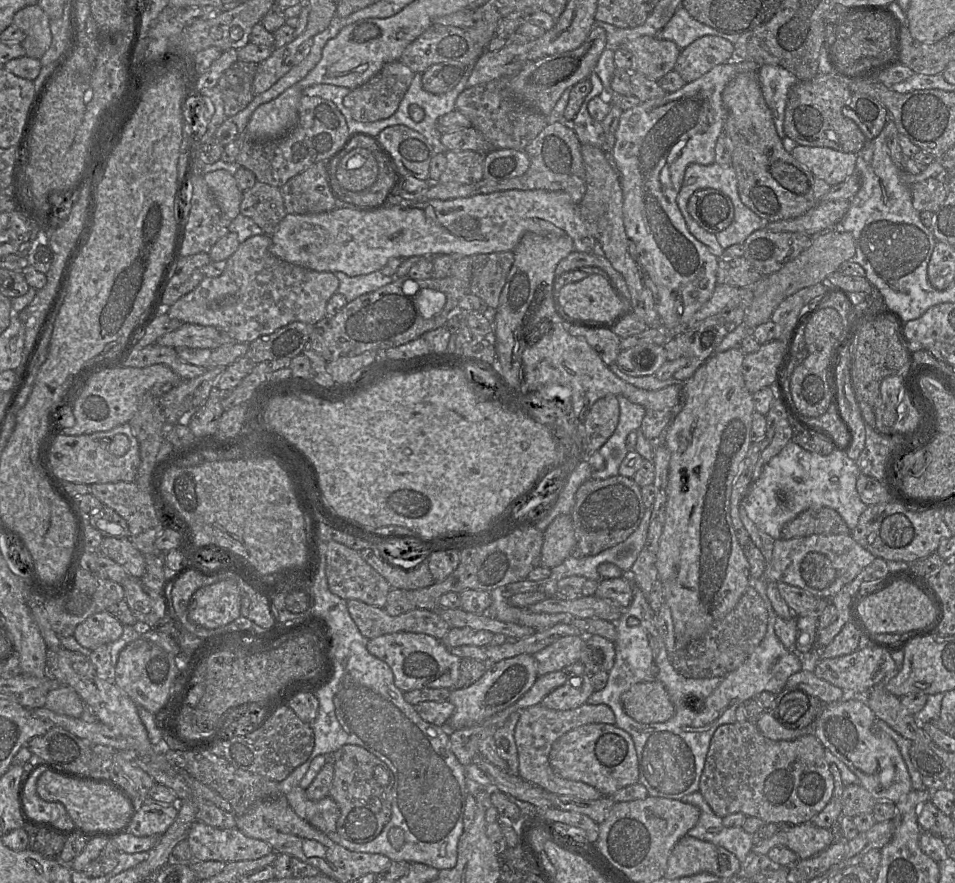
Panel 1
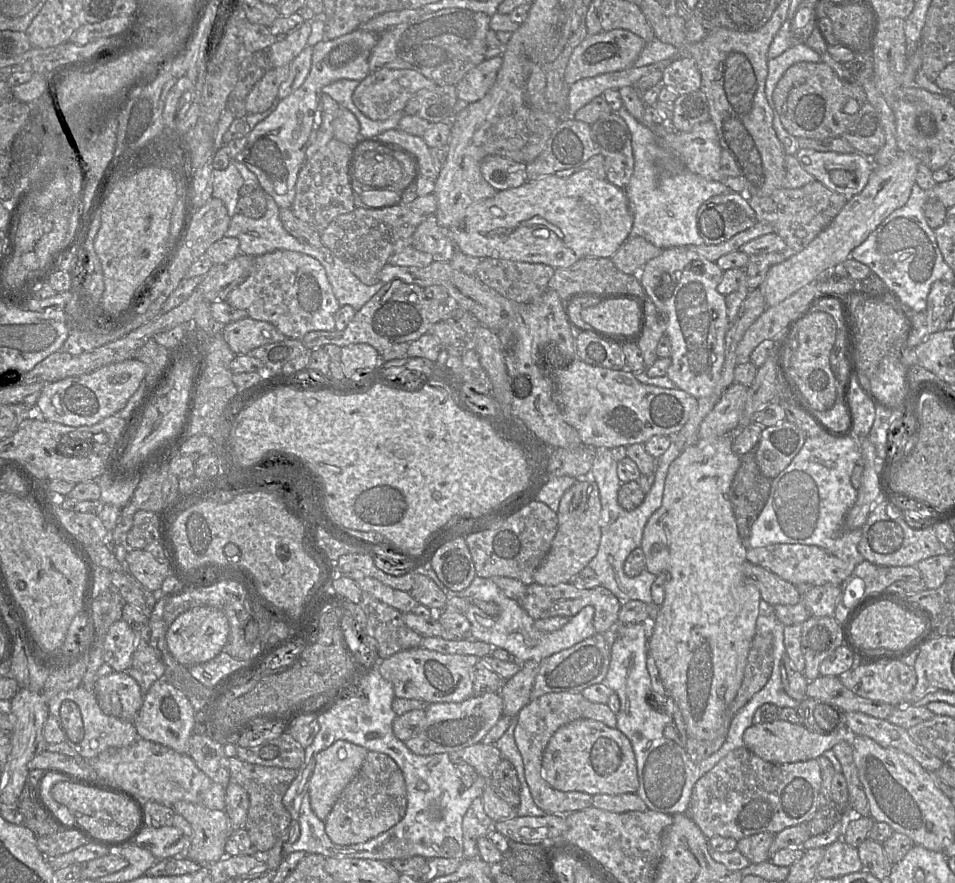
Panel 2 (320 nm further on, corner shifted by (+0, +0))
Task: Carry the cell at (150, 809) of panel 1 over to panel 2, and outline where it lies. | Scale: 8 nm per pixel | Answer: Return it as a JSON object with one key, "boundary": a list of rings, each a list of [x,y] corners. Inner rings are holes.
{"boundary":[[[172,826],[146,828],[137,836],[135,844],[150,851],[157,860],[180,856],[190,845],[190,839]]]}

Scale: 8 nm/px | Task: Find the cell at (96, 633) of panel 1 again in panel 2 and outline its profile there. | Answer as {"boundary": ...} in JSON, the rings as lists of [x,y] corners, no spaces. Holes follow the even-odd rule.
{"boundary":[[[120,619],[109,628],[103,647],[104,661],[115,672],[123,672],[132,667],[132,655],[136,649],[136,632]]]}

